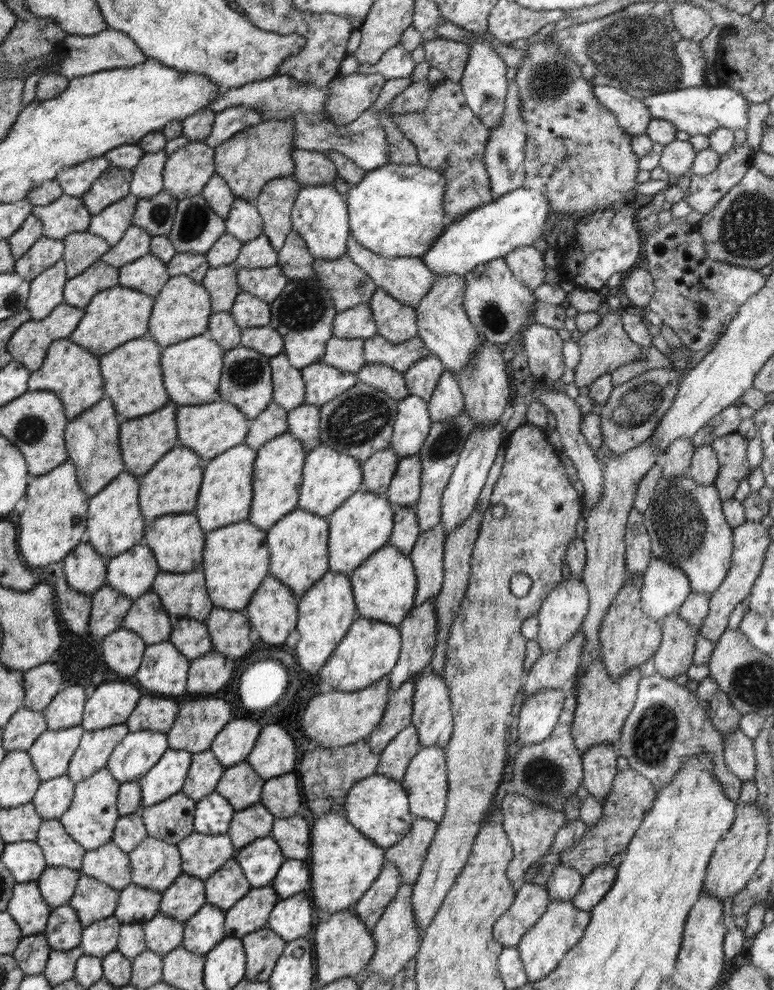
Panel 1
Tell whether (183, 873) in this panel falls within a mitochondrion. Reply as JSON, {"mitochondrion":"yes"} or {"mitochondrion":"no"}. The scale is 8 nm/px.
{"mitochondrion":"no"}

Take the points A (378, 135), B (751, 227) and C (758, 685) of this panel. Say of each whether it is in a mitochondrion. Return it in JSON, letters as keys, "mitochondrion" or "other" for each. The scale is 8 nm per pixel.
{"A":"mitochondrion","B":"mitochondrion","C":"mitochondrion"}

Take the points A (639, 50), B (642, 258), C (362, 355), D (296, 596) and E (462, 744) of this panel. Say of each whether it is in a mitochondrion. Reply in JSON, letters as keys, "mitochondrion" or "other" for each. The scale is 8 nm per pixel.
{"A":"mitochondrion","B":"other","C":"other","D":"other","E":"other"}

